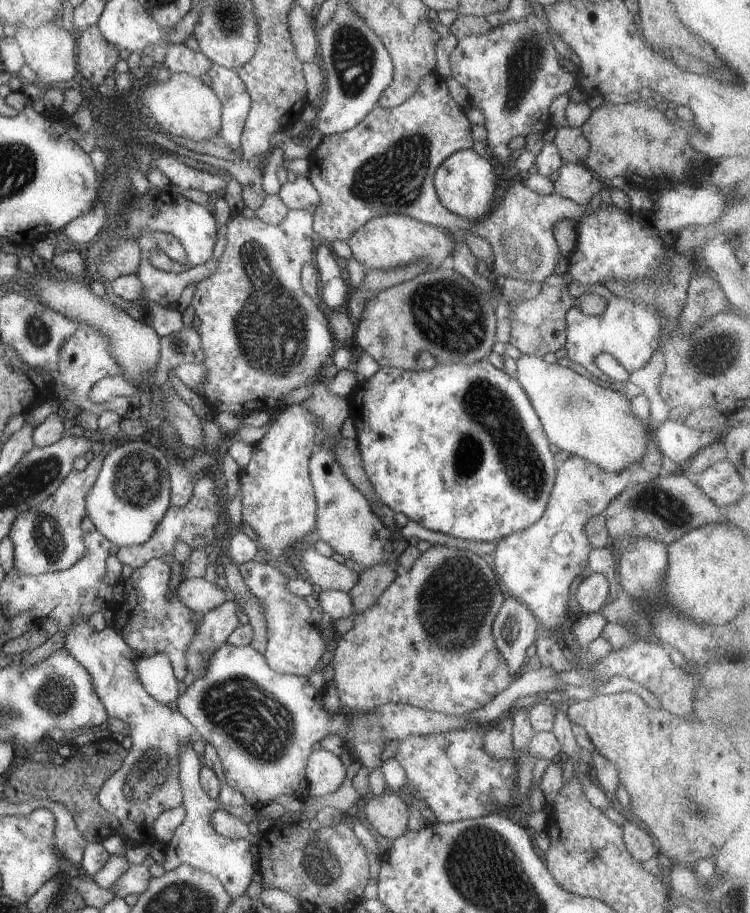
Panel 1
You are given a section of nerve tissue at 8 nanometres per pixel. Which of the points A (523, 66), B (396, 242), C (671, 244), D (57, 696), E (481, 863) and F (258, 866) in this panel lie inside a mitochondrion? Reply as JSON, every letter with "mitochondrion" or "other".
{"A":"mitochondrion","B":"other","C":"other","D":"mitochondrion","E":"mitochondrion","F":"other"}

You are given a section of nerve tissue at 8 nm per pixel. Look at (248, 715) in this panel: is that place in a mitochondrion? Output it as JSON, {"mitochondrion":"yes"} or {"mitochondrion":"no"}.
{"mitochondrion":"yes"}

